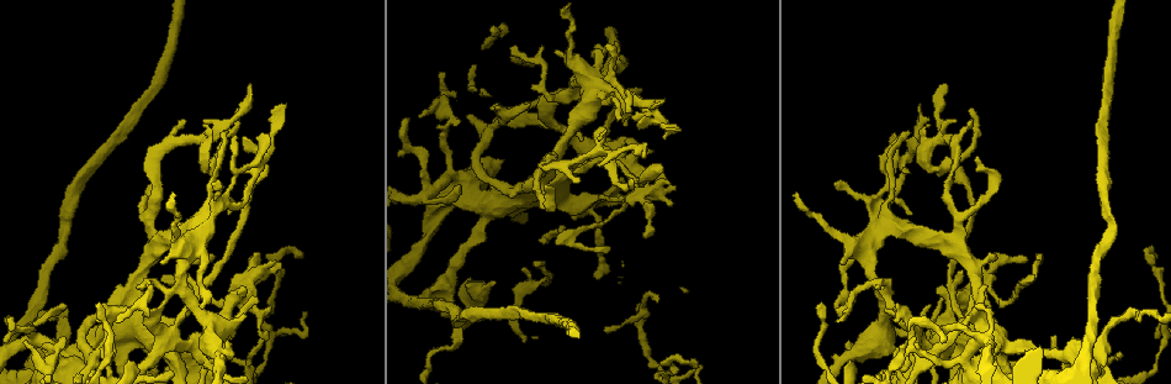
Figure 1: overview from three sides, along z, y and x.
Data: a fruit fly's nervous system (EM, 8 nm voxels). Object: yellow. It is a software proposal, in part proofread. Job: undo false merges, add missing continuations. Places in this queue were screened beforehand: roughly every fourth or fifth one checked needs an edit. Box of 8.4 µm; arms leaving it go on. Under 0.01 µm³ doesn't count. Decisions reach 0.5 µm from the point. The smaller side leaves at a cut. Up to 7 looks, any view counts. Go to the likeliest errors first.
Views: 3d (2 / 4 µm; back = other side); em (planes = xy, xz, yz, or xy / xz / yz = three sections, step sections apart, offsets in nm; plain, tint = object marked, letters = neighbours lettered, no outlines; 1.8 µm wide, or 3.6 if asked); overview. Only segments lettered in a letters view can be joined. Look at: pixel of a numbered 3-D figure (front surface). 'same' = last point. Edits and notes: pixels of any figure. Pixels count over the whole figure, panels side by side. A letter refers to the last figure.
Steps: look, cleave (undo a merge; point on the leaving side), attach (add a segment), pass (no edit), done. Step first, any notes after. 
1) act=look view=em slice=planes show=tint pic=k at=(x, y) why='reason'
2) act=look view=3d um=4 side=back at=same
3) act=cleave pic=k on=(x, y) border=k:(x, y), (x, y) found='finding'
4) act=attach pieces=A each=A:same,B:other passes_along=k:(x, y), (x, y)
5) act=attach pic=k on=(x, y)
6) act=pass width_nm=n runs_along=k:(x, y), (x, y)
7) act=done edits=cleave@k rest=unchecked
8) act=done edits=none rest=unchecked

act=look view=3d um=2 side=back pic=1 at=(584, 204) why='sharp bend'

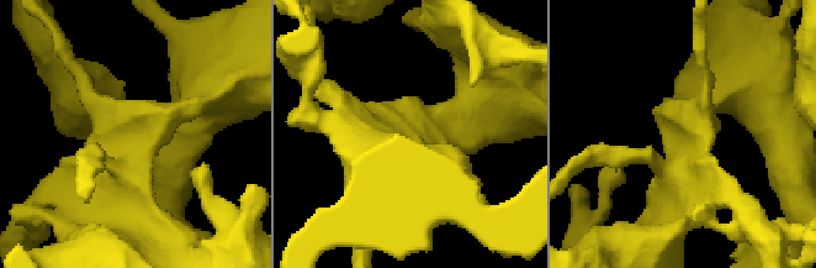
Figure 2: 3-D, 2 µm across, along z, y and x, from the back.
act=look view=em slice=planes show=letters pic=2 at=(142, 122)

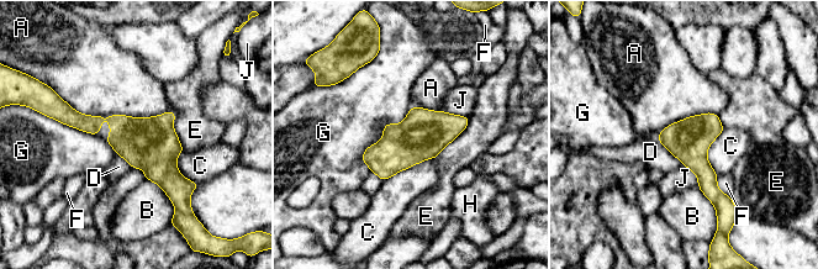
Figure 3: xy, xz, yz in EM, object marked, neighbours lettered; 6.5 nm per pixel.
act=pass width_nm=280 each=A:other,B:other,C:other,D:other,E:other,F:other,G:other,H:other,J:other found='one neuron here'

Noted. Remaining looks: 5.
act=look view=3d um=4 pic=1 at=(903, 169) why='touches itself'

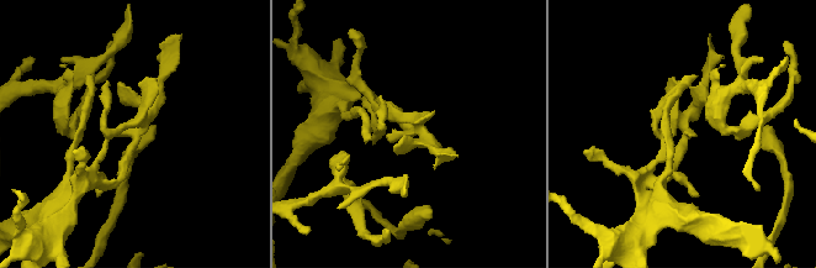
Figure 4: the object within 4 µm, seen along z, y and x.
act=look view=em slice=planes show=letters pic=4 at=(413, 132) why='shape alone is not enough'

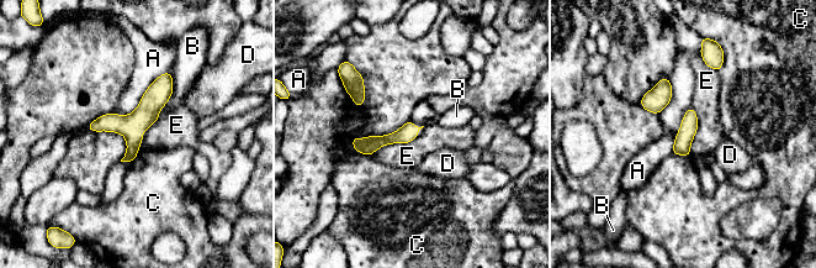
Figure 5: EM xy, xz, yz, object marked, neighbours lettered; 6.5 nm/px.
act=pass each=A:other,B:other,C:other,D:other,E:other runs_along=5:(168, 75), (133, 126), (126, 158) found='one neuron here'

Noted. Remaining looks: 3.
act=look view=em slice=planes show=letters pic=1 at=(99, 339) why='looks like a crossing'

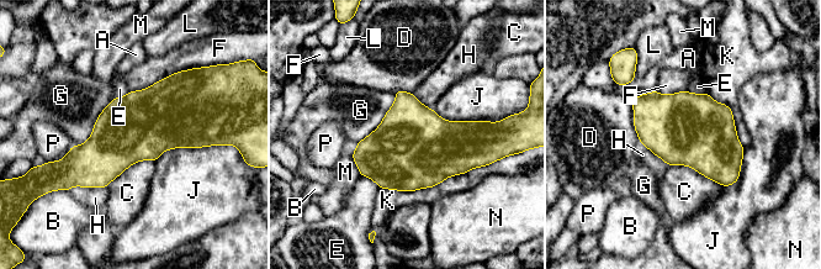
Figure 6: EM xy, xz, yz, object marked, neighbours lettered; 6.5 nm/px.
act=cleave pic=6 on=(390, 136) width_nm=440 each=A:other,B:other,C:other,D:other,E:other,F:other,G:other,H:other,J:other,K:other,L:other,M:other,N:other,P:other part_leaving=6:(402, 94), (395, 121), (355, 156) found='a second neuron is stuck on'

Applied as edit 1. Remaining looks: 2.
act=done edits=cleave@6 rest=unchecked

